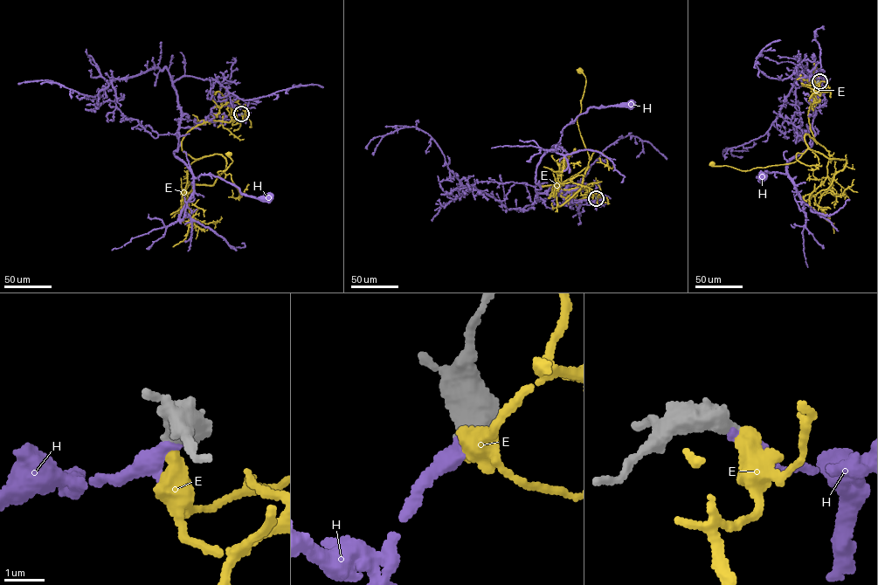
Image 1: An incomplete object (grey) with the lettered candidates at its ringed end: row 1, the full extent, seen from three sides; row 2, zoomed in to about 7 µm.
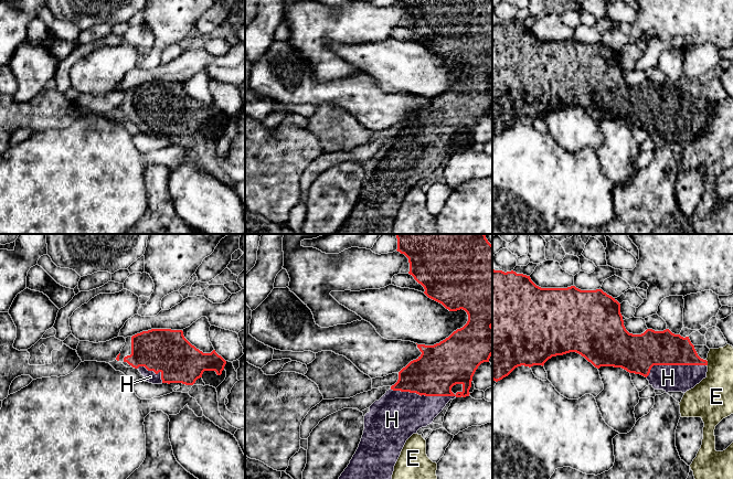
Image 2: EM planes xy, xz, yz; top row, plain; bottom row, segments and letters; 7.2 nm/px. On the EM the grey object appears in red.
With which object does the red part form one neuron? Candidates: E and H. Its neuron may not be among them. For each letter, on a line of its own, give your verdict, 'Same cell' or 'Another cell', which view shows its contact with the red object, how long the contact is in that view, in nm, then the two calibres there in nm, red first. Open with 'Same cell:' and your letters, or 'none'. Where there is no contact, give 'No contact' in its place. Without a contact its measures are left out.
Same cell: H
E: Another cell. Touches red in yz. Shared border 50 nm. Thickness 220 nm (red) against 280 nm
H: Same cell. Touches red in xz. Shared border 500 nm. Thickness 340 nm (red) against 360 nm

